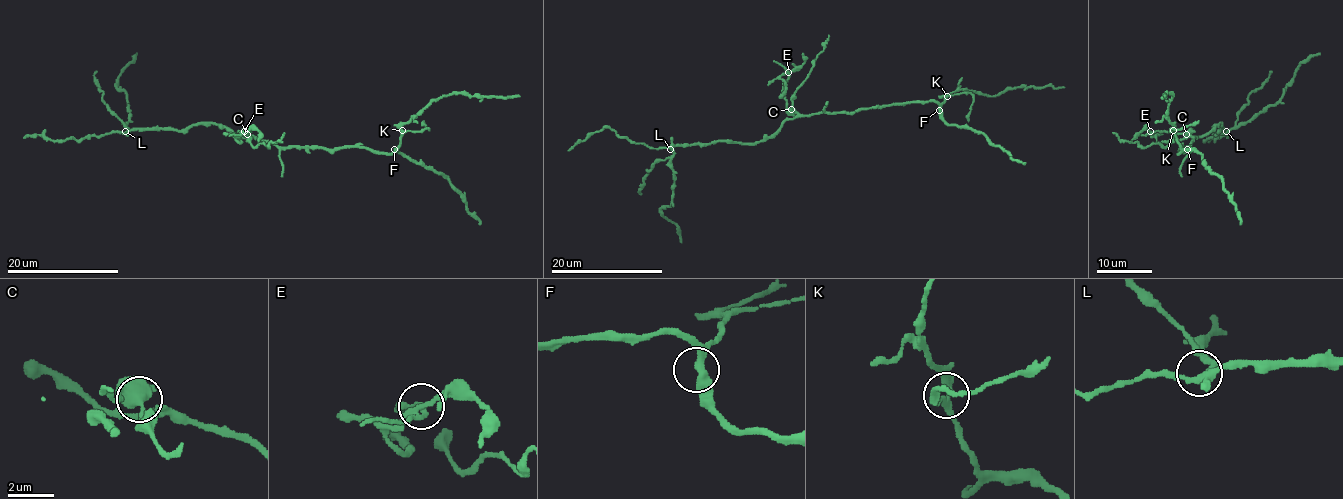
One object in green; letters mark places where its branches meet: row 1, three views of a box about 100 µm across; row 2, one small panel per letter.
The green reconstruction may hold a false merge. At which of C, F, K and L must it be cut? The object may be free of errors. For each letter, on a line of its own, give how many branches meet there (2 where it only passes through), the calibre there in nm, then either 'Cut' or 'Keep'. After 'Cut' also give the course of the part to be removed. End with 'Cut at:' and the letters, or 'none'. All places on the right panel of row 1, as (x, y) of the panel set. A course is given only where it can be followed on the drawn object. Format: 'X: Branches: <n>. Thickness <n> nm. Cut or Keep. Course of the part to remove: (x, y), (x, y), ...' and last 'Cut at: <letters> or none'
C: Branches: 4. Thickness 400 nm. Cut. Course of the part to remove: (1186, 134), (1151, 133), (1158, 142), (1175, 137)
F: Branches: 3. Thickness 360 nm. Keep
K: Branches: 4. Thickness 320 nm. Keep
L: Branches: 4. Thickness 320 nm. Keep
Cut at: C

